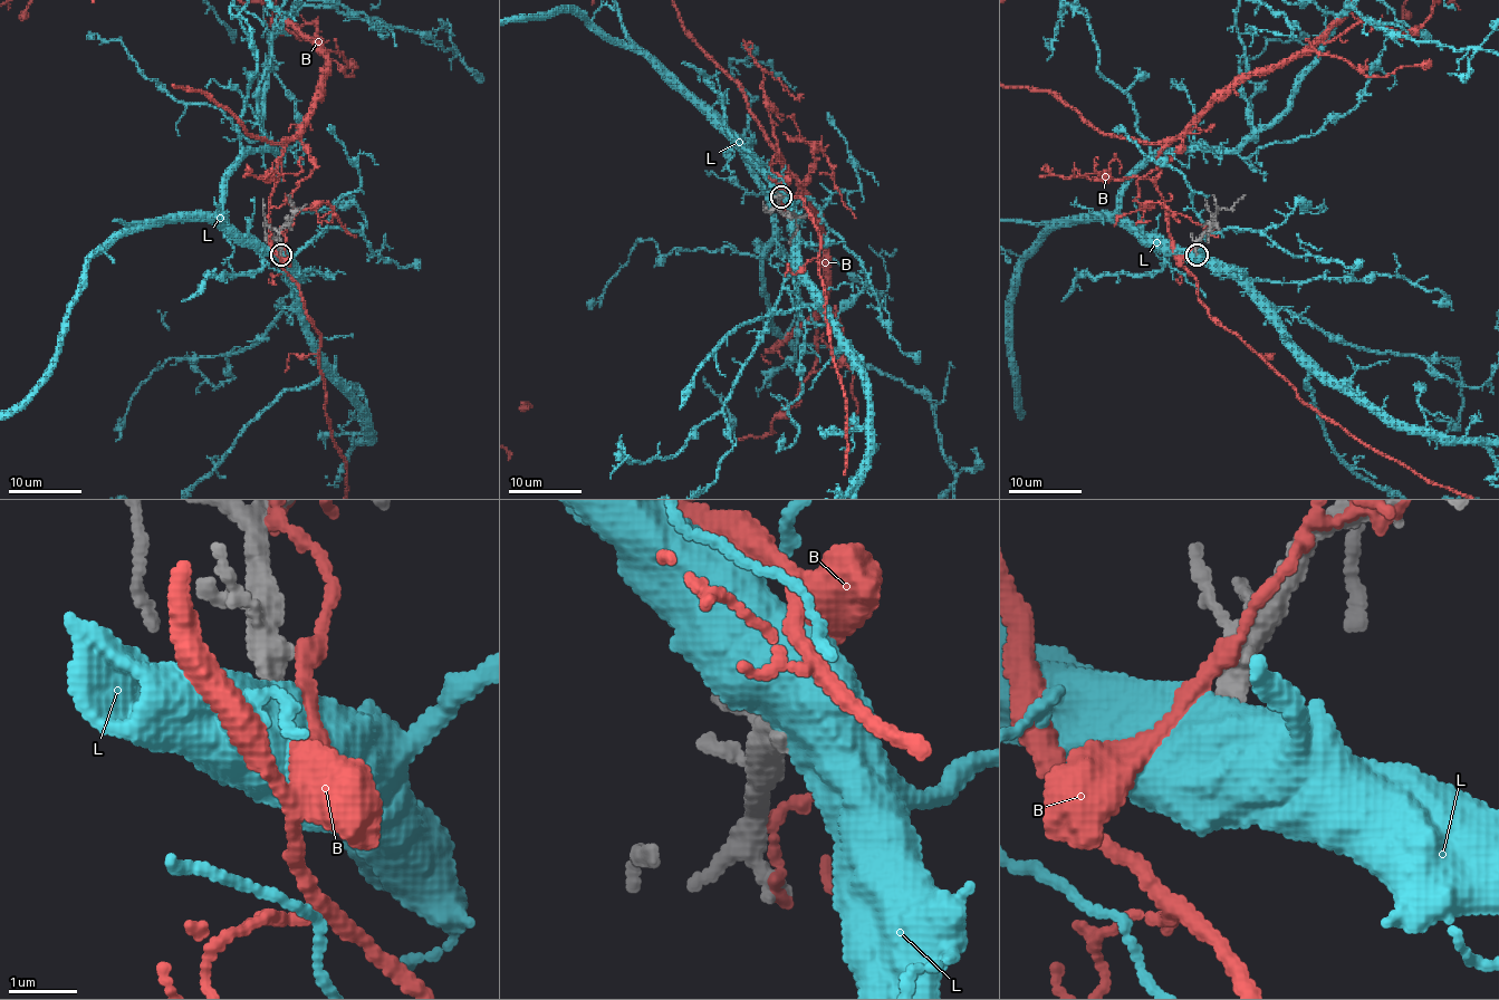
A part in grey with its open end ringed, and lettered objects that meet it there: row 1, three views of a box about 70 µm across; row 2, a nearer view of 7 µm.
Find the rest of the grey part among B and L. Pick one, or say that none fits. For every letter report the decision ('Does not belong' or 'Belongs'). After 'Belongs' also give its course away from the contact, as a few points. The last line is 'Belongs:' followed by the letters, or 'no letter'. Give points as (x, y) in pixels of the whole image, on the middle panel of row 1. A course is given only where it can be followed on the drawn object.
B: Does not belong
L: Does not belong
Belongs: no letter

